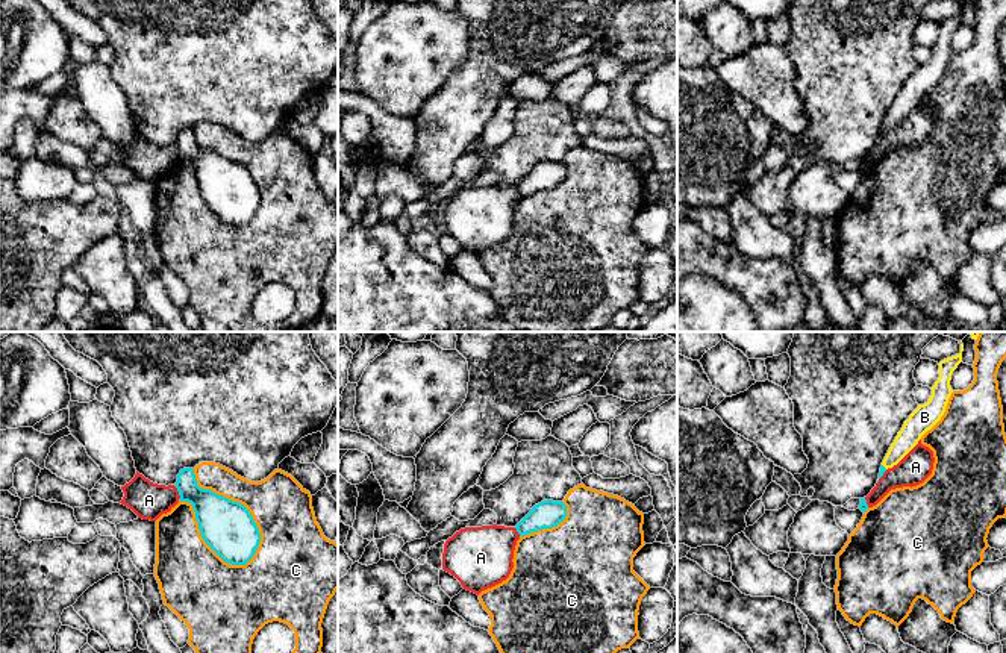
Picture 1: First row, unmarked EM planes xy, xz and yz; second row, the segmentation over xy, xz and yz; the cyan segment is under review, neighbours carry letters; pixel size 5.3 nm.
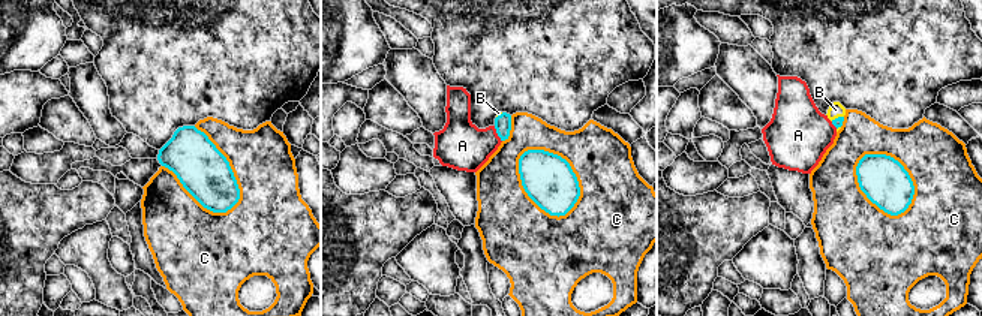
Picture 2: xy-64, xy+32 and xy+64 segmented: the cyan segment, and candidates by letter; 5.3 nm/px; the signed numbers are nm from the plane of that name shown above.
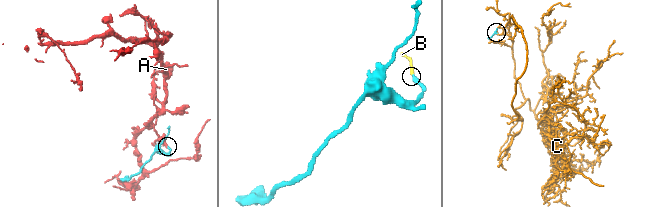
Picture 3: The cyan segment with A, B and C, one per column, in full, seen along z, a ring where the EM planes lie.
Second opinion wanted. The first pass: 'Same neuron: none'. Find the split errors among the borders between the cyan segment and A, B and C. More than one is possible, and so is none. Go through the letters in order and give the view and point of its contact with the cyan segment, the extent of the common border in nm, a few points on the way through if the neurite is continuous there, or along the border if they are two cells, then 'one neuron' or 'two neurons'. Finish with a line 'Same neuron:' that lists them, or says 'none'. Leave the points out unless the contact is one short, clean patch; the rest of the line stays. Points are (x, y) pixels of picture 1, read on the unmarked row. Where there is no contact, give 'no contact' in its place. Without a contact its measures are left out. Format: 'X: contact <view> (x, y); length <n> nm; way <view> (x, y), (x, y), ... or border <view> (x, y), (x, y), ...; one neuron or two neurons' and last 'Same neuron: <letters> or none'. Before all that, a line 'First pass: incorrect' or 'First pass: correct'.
First pass: incorrect
A: contact xy (179, 153); length 80 nm; border xy (174, 147), (179, 159); two neurons
B: contact yz (884, 128); length 40 nm; way yz (882, 129), (884, 128), (912, 91); one neuron
C: contact xy (243, 165); length 600 nm; two neurons
Same neuron: B

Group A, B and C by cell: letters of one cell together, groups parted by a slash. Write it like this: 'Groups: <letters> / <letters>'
Groups: A / B / C

